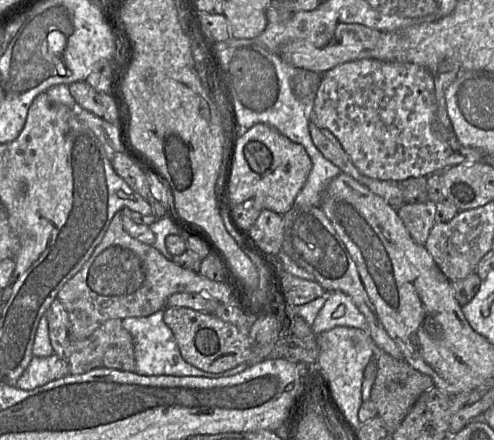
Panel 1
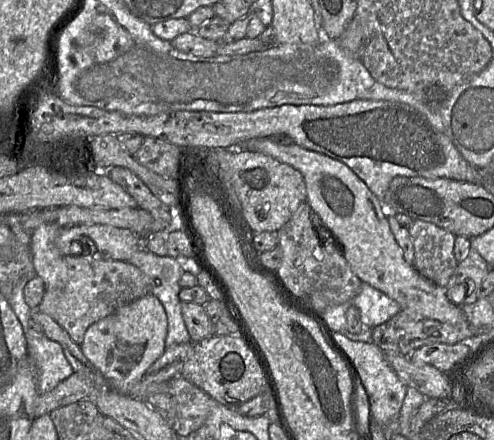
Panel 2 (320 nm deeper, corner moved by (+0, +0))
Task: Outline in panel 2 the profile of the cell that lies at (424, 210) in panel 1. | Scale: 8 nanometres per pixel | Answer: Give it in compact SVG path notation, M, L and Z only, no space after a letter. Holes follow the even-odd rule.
M414 220L408 228L414 246L413 267L432 283L445 287L456 270L457 261L454 256L455 235L449 231L423 220Z

